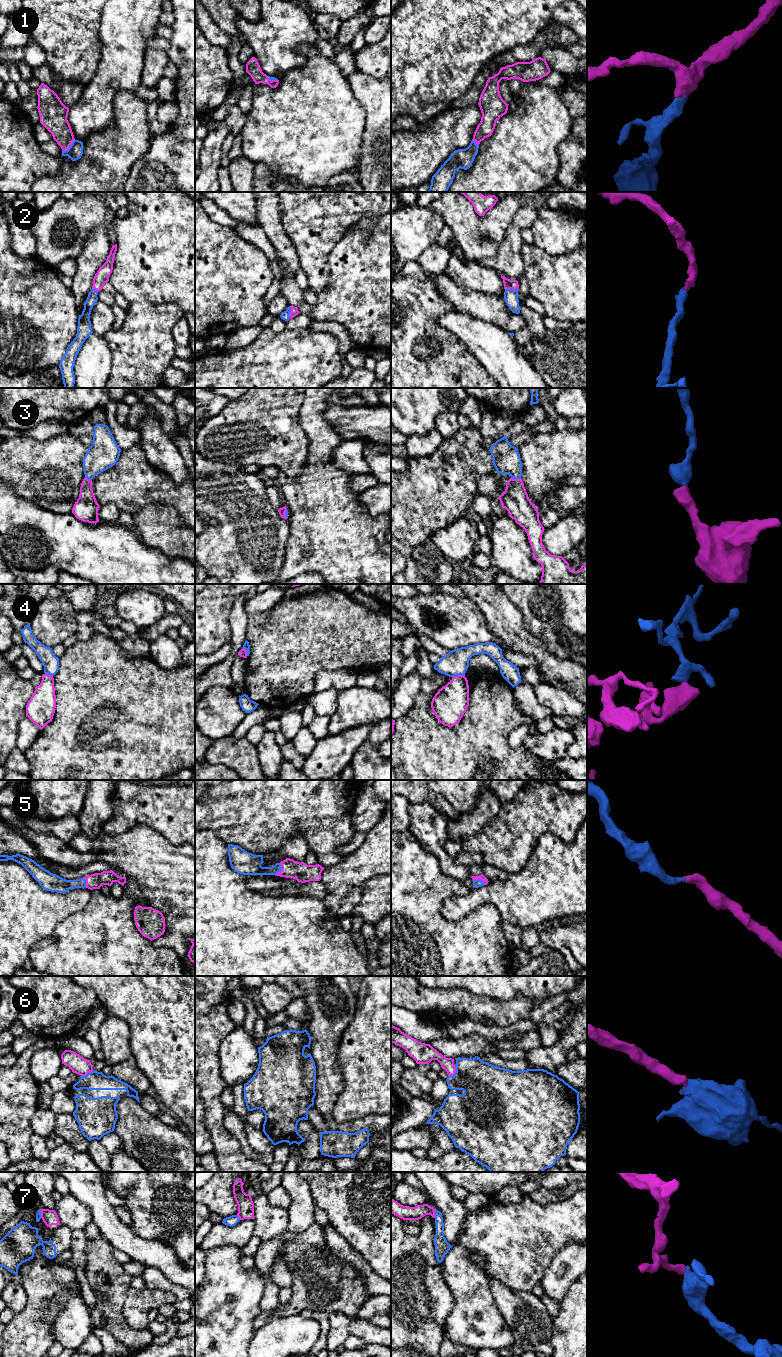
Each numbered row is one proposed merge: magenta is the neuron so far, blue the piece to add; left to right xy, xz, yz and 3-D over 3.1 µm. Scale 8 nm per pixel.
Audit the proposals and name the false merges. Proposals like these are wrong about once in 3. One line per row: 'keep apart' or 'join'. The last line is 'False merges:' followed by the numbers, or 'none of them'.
1: join
2: join
3: join
4: keep apart
5: join
6: join
7: keep apart
False merges: 4, 7

